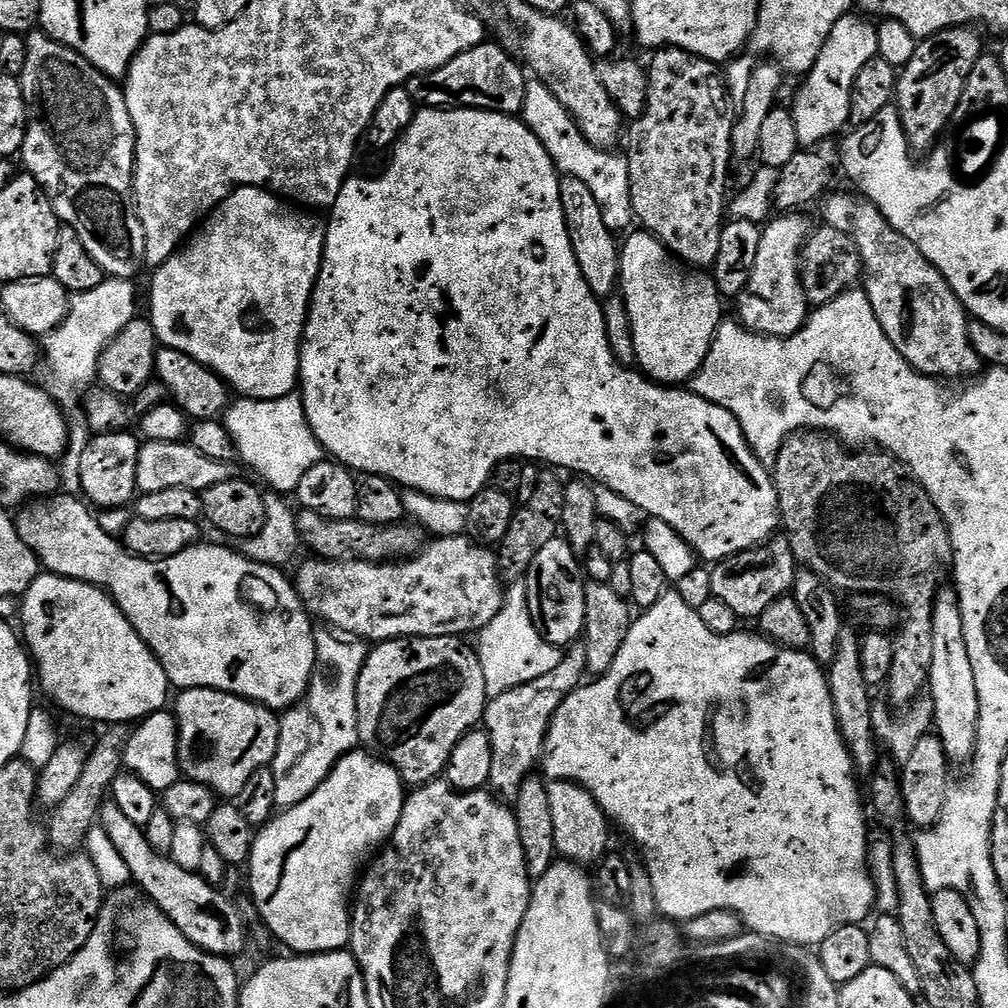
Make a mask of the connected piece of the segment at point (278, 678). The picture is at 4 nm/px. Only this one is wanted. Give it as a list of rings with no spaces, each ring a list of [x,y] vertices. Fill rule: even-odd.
[[[57,494],[37,498],[23,505],[14,516],[16,529],[22,538],[22,542],[26,542],[26,546],[30,546],[30,550],[34,550],[34,554],[39,558],[41,565],[51,575],[65,576],[68,580],[81,580],[87,584],[95,584],[97,588],[103,588],[122,610],[122,614],[130,622],[130,626],[134,626],[134,630],[140,635],[142,642],[146,642],[146,646],[158,657],[162,670],[166,670],[168,675],[169,685],[173,689],[213,688],[214,690],[222,690],[252,700],[255,704],[264,704],[267,708],[273,710],[287,710],[303,698],[316,665],[316,632],[314,627],[312,628],[314,620],[308,609],[305,608],[304,603],[300,601],[300,595],[296,592],[295,583],[289,577],[287,580],[280,573],[283,571],[279,567],[260,564],[257,560],[245,556],[243,551],[236,549],[235,552],[232,548],[223,548],[220,544],[204,544],[205,542],[192,544],[173,556],[159,558],[133,556],[117,537],[106,534],[100,527],[94,526],[93,509],[83,499],[80,499],[81,501],[76,499],[80,498],[72,494]]]

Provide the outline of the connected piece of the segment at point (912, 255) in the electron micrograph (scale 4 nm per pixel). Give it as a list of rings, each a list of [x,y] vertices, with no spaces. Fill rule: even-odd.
[[[851,191],[834,192],[823,201],[823,223],[834,230],[847,232],[858,246],[860,261],[864,264],[862,290],[898,354],[923,376],[947,378],[952,382],[959,376],[975,377],[981,371],[982,361],[974,346],[970,346],[970,316],[946,278],[921,254],[918,246],[910,242],[910,238],[898,234],[898,230],[886,222],[869,200]]]

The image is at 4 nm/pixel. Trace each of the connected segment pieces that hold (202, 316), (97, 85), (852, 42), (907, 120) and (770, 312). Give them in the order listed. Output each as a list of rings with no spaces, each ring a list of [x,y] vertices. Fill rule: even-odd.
[[[238,188],[231,192],[217,208],[208,213],[202,226],[195,229],[194,235],[183,245],[182,250],[161,264],[152,275],[152,313],[150,319],[156,339],[163,347],[177,348],[190,358],[202,362],[210,370],[214,370],[228,383],[229,389],[236,388],[241,397],[254,400],[273,400],[283,396],[293,395],[297,391],[300,379],[300,346],[304,338],[304,323],[308,320],[308,306],[312,303],[312,291],[324,261],[324,234],[325,225],[315,220],[313,213],[301,210],[281,197],[267,192],[265,188]]]
[[[43,30],[29,32],[26,39],[28,41],[26,66],[18,79],[28,103],[28,129],[26,130],[26,138],[22,149],[24,164],[28,167],[25,168],[27,175],[33,176],[38,181],[41,190],[50,198],[50,202],[56,211],[56,217],[59,218],[61,225],[74,230],[74,234],[78,234],[82,246],[86,246],[86,250],[90,250],[90,258],[94,258],[94,262],[98,262],[98,266],[102,266],[104,273],[117,280],[135,281],[140,268],[145,267],[146,234],[142,230],[142,222],[138,218],[136,197],[132,190],[132,174],[136,170],[136,131],[130,122],[130,110],[126,110],[123,87],[113,77],[102,74],[102,70],[94,67],[89,60],[82,58],[82,54],[70,50],[70,46],[58,42]]]
[[[849,14],[840,17],[840,21],[834,26],[834,30],[830,30],[830,38],[826,38],[826,42],[822,46],[822,54],[818,54],[818,62],[814,62],[814,66],[803,77],[804,85],[797,90],[796,101],[790,104],[794,126],[798,126],[798,142],[802,146],[820,146],[816,144],[830,139],[844,123],[846,125],[849,123],[850,94],[854,86],[854,78],[858,78],[858,70],[862,70],[862,66],[866,66],[866,62],[875,60],[878,56],[876,29],[877,25],[871,19],[860,14]]]
[[[972,26],[947,28],[933,36],[923,37],[917,43],[913,57],[899,73],[894,108],[913,153],[920,154],[931,149],[947,129],[955,107],[962,98],[962,86],[966,86],[966,78],[970,78],[970,69],[985,51],[974,29]]]
[[[780,214],[777,217],[763,225],[754,274],[750,274],[746,290],[742,290],[735,301],[735,315],[740,323],[748,331],[769,338],[794,335],[810,315],[810,305],[800,281],[800,251],[810,235],[808,220],[804,214]]]

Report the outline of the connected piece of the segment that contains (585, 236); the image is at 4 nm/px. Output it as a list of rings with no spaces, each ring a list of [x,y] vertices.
[[[566,175],[560,177],[560,197],[570,242],[578,258],[578,270],[586,278],[586,286],[597,298],[611,297],[620,283],[620,249],[614,232],[602,220],[602,210],[594,200],[594,194],[579,178]]]

